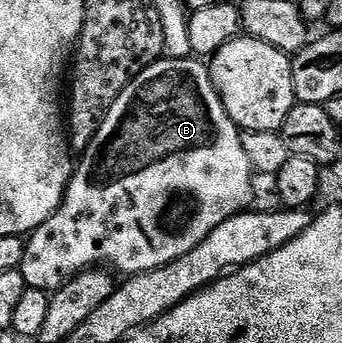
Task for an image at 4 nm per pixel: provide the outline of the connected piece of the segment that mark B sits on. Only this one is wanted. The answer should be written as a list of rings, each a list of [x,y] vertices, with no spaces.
[[[160,58],[152,66],[145,68],[139,76],[132,78],[132,82],[128,82],[128,86],[124,86],[124,90],[120,90],[120,98],[116,98],[116,102],[112,102],[104,122],[100,122],[100,126],[92,138],[92,142],[77,159],[78,168],[76,164],[70,183],[66,186],[66,196],[62,200],[62,205],[55,208],[52,215],[42,225],[35,228],[26,240],[20,271],[26,280],[27,288],[38,288],[42,292],[50,294],[61,288],[63,284],[67,284],[79,272],[93,269],[95,266],[109,266],[115,273],[126,272],[122,274],[156,270],[160,266],[188,254],[188,250],[196,250],[196,246],[200,246],[200,242],[204,242],[204,238],[208,238],[208,234],[212,234],[212,230],[216,230],[216,226],[220,226],[220,222],[238,215],[247,207],[252,198],[250,190],[252,169],[248,162],[248,154],[244,154],[242,132],[224,110],[222,99],[219,98],[218,91],[214,89],[214,84],[210,81],[209,67],[198,58],[185,60]]]

